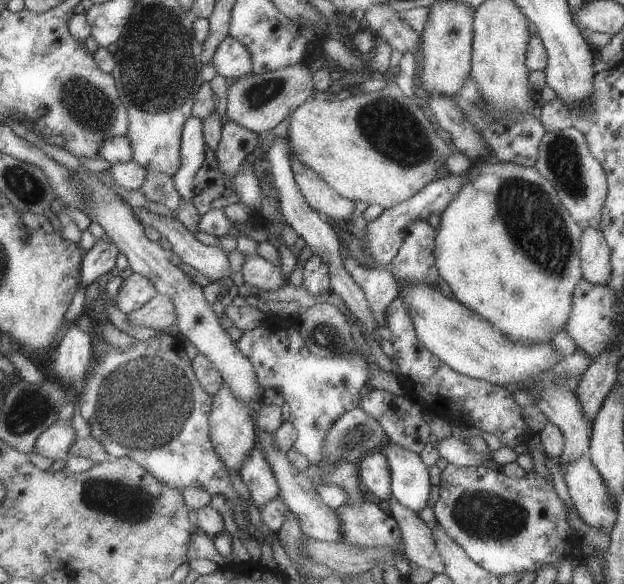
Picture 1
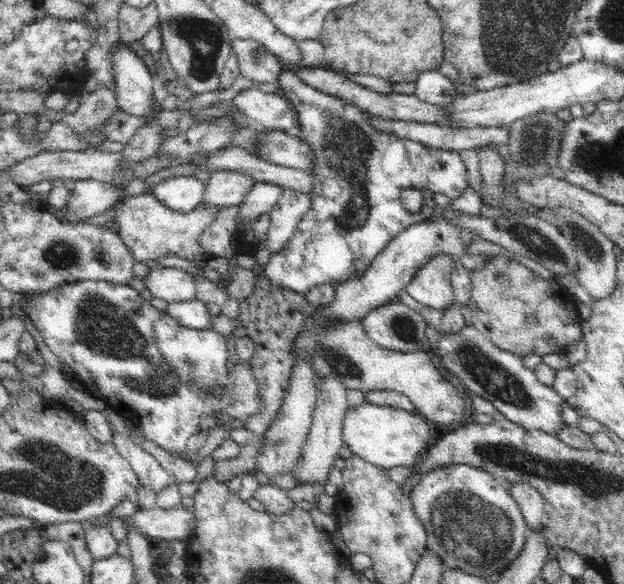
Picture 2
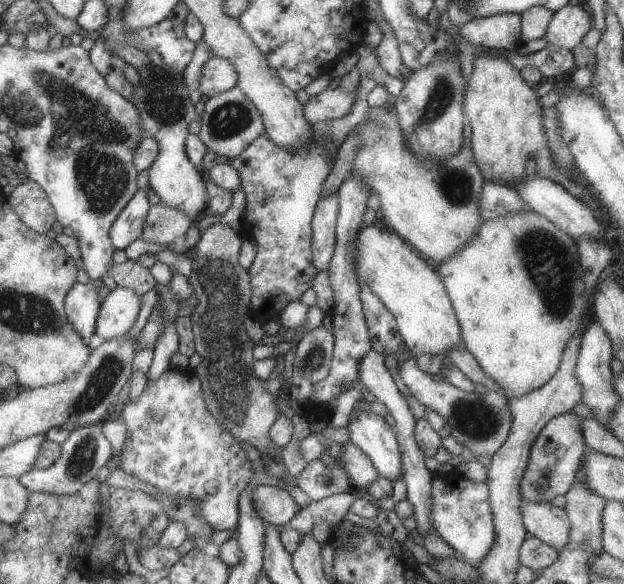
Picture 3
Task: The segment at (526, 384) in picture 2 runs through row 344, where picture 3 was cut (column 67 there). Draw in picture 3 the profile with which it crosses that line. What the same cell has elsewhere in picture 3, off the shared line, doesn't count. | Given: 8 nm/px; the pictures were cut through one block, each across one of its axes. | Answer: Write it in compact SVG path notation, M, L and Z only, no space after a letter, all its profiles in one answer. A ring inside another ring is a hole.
M102 422L75 428L66 441L61 444L58 460L47 469L32 469L19 477L24 488L32 493L48 493L51 495L71 495L91 480L101 478L105 473L106 462L114 459L112 445L102 431Z

